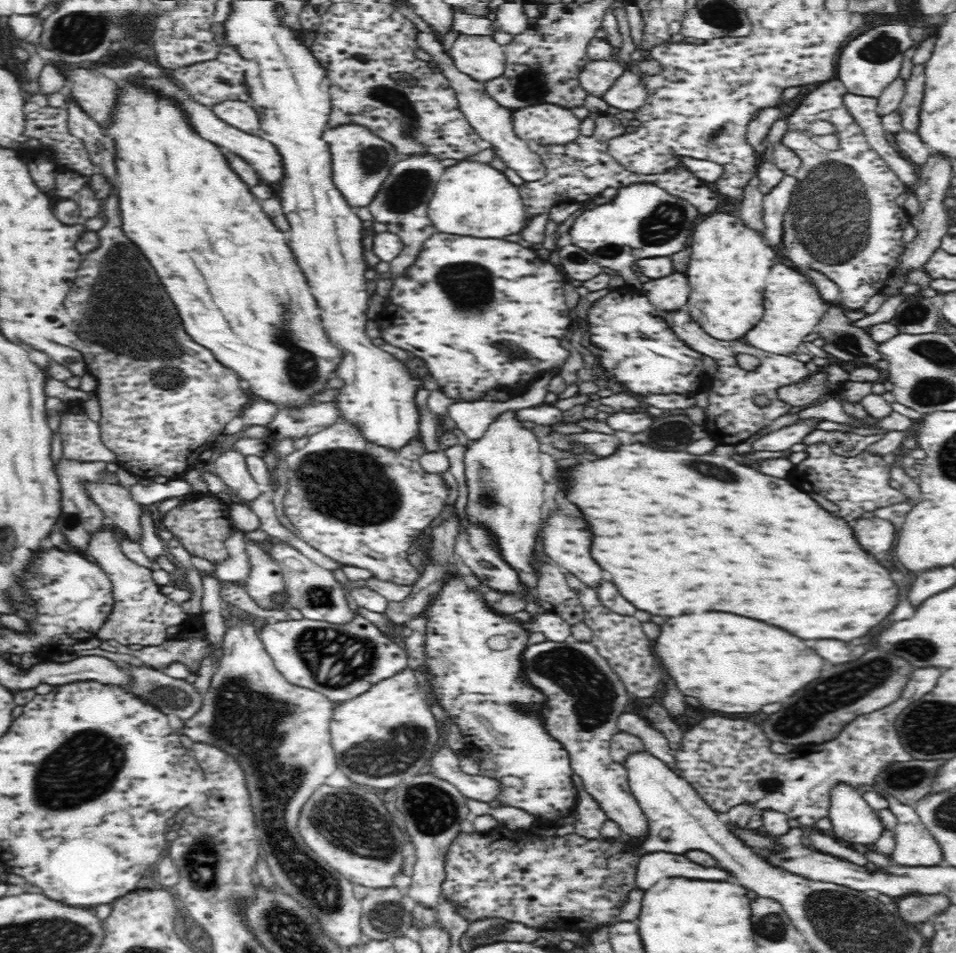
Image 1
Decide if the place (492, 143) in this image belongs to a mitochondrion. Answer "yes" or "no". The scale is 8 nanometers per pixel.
no

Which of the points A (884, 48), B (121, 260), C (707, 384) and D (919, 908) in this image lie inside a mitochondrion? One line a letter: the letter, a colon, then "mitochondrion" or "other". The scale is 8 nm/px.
A: mitochondrion
B: mitochondrion
C: other
D: mitochondrion

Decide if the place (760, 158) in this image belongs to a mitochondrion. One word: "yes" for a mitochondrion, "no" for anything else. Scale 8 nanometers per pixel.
no

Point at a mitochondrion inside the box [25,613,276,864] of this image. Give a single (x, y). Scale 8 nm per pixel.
(80, 771)

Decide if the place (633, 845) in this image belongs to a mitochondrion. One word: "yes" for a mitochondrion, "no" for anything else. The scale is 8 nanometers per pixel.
no

